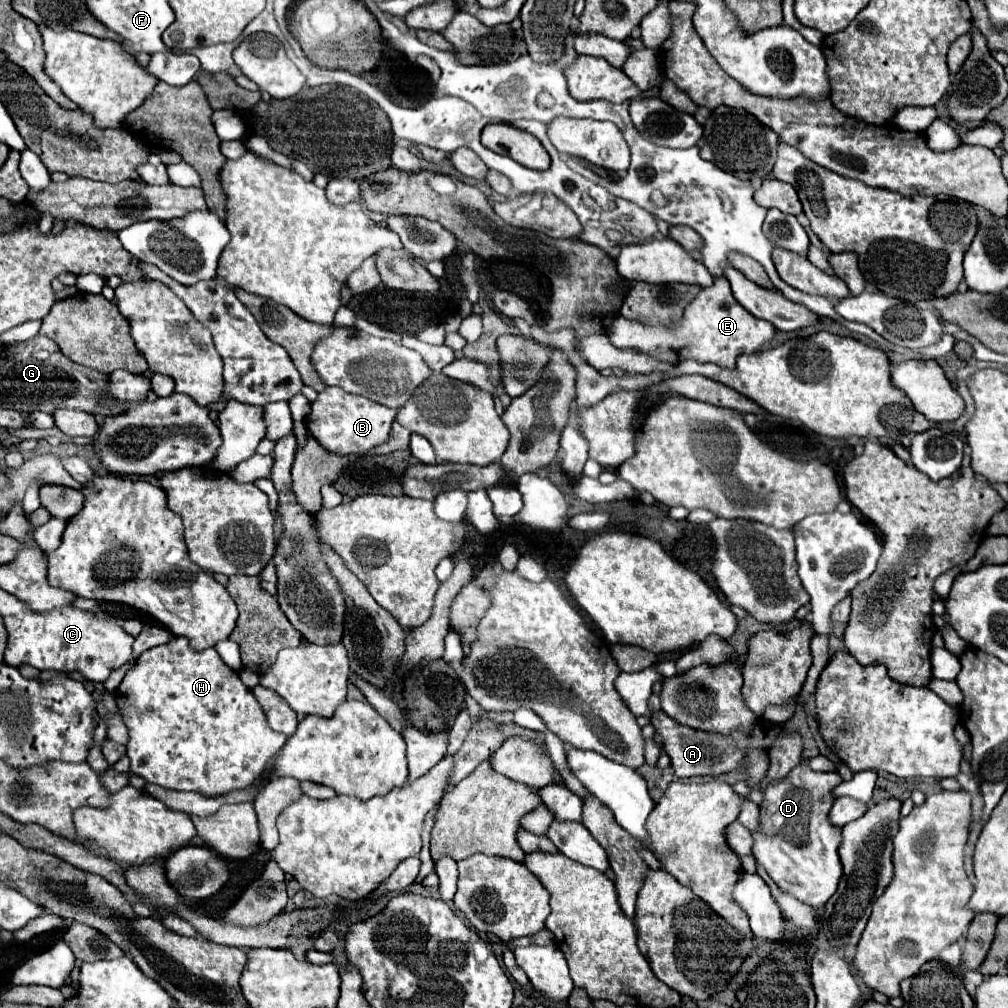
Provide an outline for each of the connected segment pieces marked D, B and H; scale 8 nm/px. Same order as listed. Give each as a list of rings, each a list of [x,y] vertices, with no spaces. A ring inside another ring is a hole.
[[[800,762],[786,778],[766,786],[764,800],[760,802],[760,828],[752,834],[752,856],[756,864],[768,872],[782,892],[812,906],[818,914],[824,912],[824,904],[838,890],[842,878],[838,858],[842,836],[840,828],[828,822],[828,812],[834,802],[832,788],[840,782],[842,778],[836,772],[814,772],[806,762]]]
[[[326,388],[318,394],[316,402],[312,402],[312,410],[306,416],[306,428],[318,440],[318,444],[330,454],[338,454],[338,456],[360,454],[362,456],[368,450],[388,440],[394,418],[396,418],[394,408],[382,406],[366,396],[344,392],[342,388]]]
[[[174,638],[172,642],[168,644],[162,644],[162,646],[156,646],[156,648],[150,648],[146,650],[144,654],[140,654],[140,658],[136,660],[136,664],[126,672],[122,684],[116,688],[114,692],[116,696],[116,702],[118,702],[118,708],[120,708],[120,714],[122,714],[122,720],[124,724],[128,726],[128,758],[130,758],[130,772],[144,778],[148,784],[158,784],[162,788],[168,788],[168,790],[194,790],[194,792],[200,792],[204,796],[220,796],[224,792],[230,792],[230,790],[240,790],[240,788],[246,788],[250,786],[266,768],[268,760],[284,746],[286,742],[286,736],[280,734],[280,732],[274,732],[270,726],[268,726],[268,720],[266,720],[266,714],[262,710],[262,706],[258,704],[258,700],[254,698],[252,690],[246,688],[238,676],[238,672],[230,670],[218,656],[218,652],[214,648],[206,648],[206,650],[192,650],[186,642],[186,638]]]

